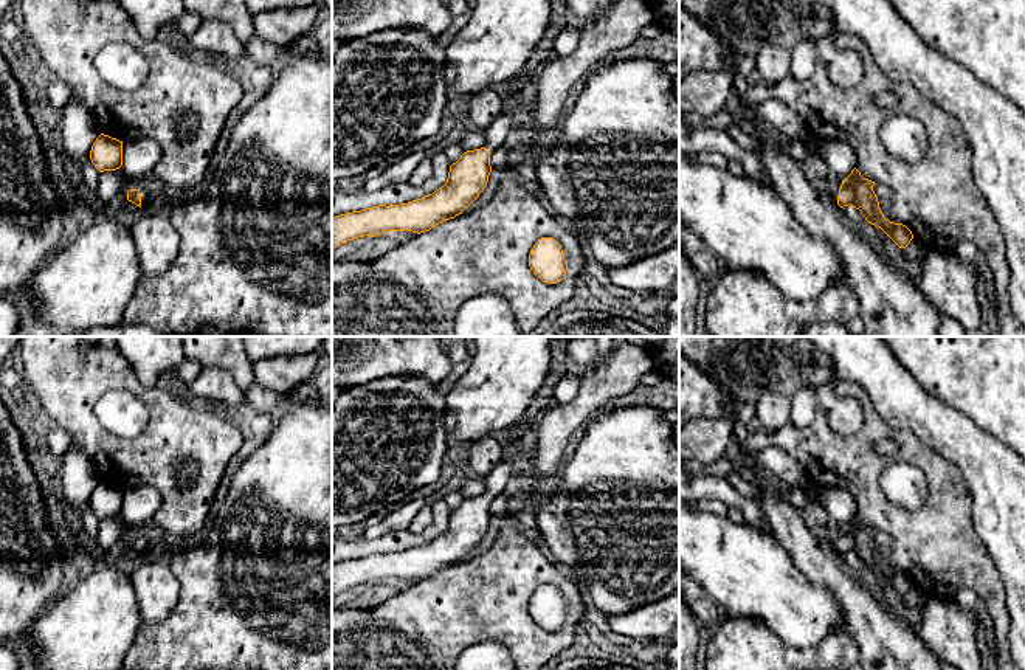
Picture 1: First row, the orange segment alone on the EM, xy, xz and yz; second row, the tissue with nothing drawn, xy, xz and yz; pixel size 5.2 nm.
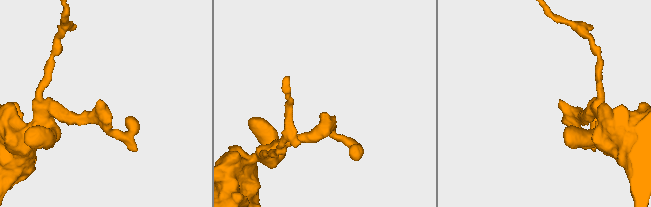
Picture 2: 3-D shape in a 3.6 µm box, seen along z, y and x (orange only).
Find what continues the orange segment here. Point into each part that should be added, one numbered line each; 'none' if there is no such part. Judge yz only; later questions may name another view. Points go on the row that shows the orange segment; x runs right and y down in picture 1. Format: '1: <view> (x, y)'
1: yz (830, 199)

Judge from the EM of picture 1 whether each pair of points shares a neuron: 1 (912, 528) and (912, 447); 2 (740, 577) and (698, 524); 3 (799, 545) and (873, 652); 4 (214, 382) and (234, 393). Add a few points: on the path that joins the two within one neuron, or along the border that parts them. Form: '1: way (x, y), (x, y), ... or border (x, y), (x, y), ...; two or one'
1: way (932, 507), (937, 503), (937, 472), (932, 467); one
2: way (729, 565), (701, 537); one
3: way (825, 571), (859, 605), (872, 625); one
4: way (219, 386), (230, 393); one

